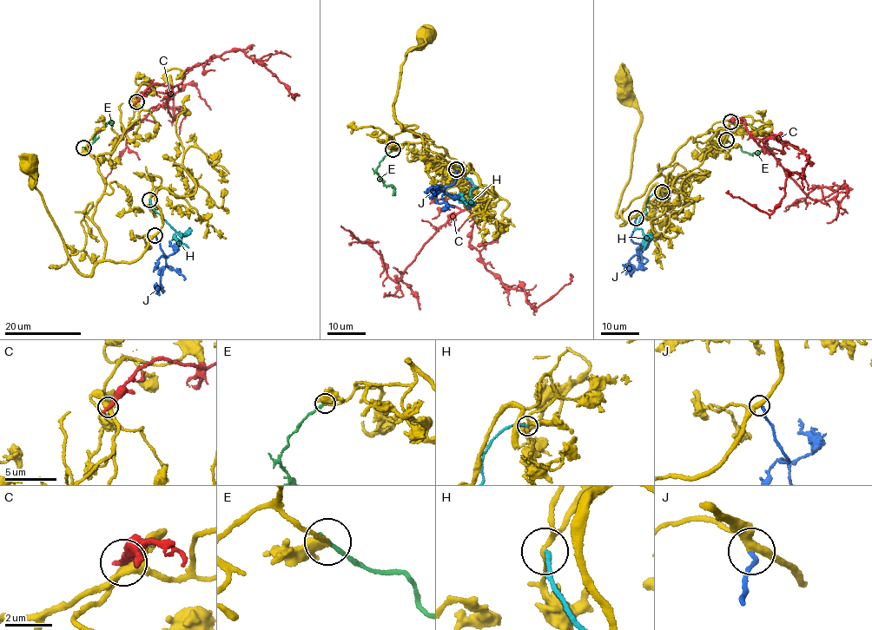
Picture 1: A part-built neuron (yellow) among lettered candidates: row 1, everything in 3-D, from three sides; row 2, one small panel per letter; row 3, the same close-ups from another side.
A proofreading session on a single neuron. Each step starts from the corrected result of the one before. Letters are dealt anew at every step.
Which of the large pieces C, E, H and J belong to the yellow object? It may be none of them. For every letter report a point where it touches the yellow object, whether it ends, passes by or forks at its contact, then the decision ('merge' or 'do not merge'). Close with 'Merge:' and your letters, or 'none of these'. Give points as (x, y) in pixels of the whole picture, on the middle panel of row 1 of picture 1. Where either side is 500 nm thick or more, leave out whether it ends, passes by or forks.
C: meets yellow at (456, 168); it ends there; do not merge
E: meets yellow at (393, 149); it ends there; do not merge
H: meets yellow at (456, 169); it ends there; do not merge
J: meets yellow at (456, 169); it ends there; merge
Merge: J

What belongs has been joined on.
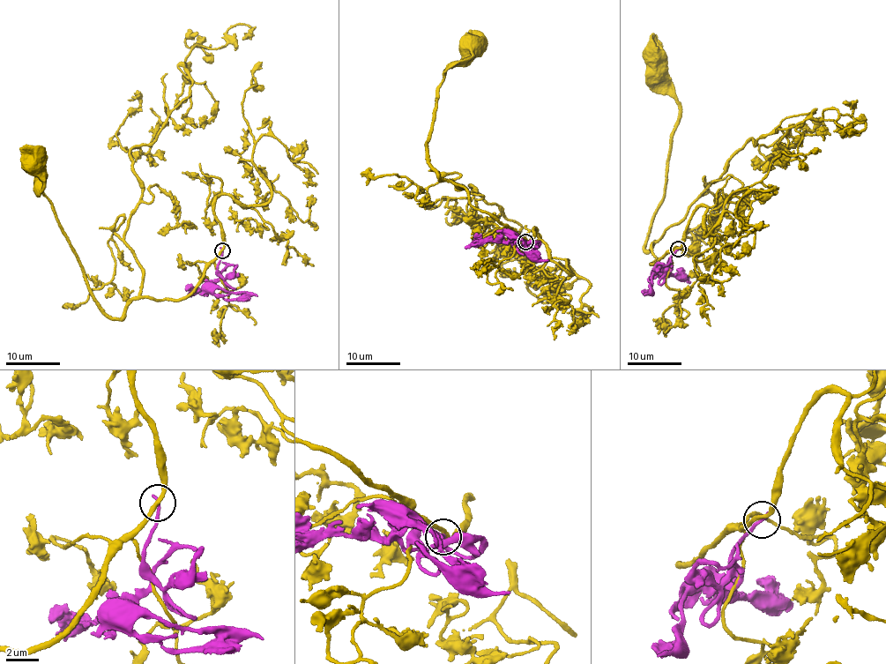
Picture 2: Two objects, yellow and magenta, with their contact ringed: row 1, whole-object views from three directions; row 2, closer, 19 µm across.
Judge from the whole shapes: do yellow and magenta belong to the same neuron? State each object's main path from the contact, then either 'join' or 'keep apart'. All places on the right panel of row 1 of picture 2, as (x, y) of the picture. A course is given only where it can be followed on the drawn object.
yellow runs (679, 249), (651, 264), (655, 242), (644, 248), (662, 201), (679, 114), (666, 66), (654, 55); magenta runs (679, 249), (669, 259), (671, 270), (655, 272), (651, 276), (651, 284); keep apart

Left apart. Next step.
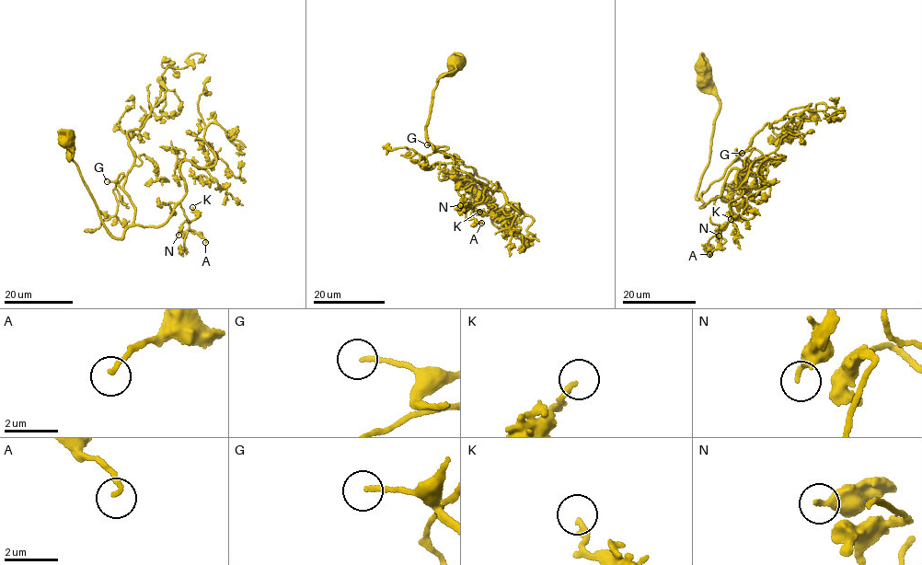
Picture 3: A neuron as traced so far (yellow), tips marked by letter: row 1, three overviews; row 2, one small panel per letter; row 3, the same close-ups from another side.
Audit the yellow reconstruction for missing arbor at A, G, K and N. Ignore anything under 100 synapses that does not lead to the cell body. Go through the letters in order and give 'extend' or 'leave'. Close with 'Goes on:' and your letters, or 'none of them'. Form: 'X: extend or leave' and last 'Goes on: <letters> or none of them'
A: leave
G: extend
K: leave
N: leave
Goes on: G

